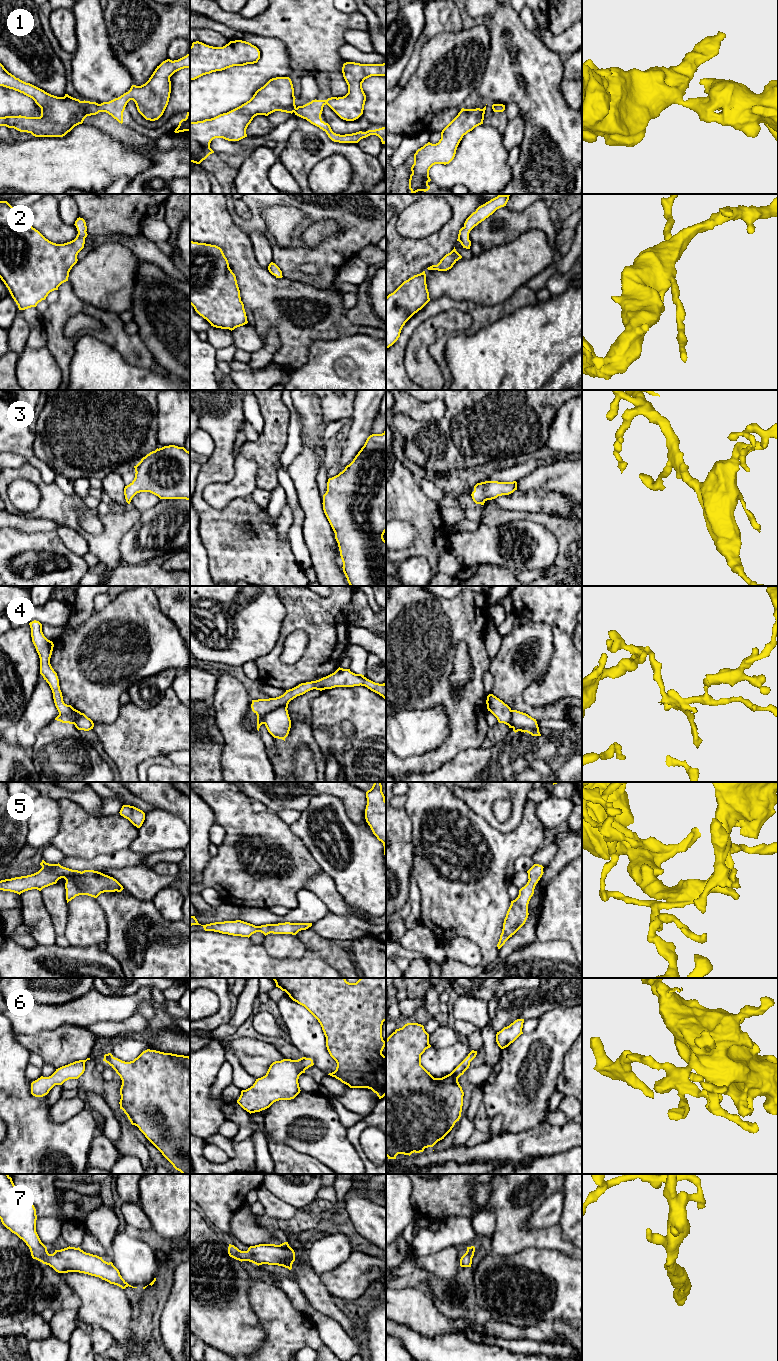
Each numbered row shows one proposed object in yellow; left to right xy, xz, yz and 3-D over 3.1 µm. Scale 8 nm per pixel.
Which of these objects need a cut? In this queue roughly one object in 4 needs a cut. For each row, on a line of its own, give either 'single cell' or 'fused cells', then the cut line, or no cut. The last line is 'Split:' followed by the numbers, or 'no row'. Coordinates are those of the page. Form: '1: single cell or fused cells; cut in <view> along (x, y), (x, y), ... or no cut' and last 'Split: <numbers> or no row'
1: single cell; no cut
2: single cell; no cut
3: single cell; no cut
4: fused cells; cut in xz along (288, 702), (268, 712), (264, 716), (263, 723)
5: single cell; no cut
6: single cell; no cut
7: single cell; no cut
Split: 4

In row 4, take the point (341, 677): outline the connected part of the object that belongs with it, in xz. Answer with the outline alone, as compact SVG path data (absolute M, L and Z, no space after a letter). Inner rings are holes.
M339 667L332 674L316 681L301 683L292 689L286 690L286 692L279 697L252 700L251 708L252 711L257 715L257 730L259 731L260 726L264 724L265 715L310 690L316 689L322 691L335 687L354 687L360 685L367 687L371 691L386 699L385 683L375 683L367 679L362 674L355 674L351 672L350 669L343 669Z

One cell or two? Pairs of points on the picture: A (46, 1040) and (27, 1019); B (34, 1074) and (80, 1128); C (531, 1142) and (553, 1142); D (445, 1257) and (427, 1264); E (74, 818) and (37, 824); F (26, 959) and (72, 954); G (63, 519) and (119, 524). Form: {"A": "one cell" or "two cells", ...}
{"A": "two cells", "B": "two cells", "C": "one cell", "D": "one cell", "E": "two cells", "F": "one cell", "G": "one cell"}

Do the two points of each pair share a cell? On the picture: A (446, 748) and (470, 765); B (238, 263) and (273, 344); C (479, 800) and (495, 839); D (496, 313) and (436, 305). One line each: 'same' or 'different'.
A: different
B: different
C: different
D: same

